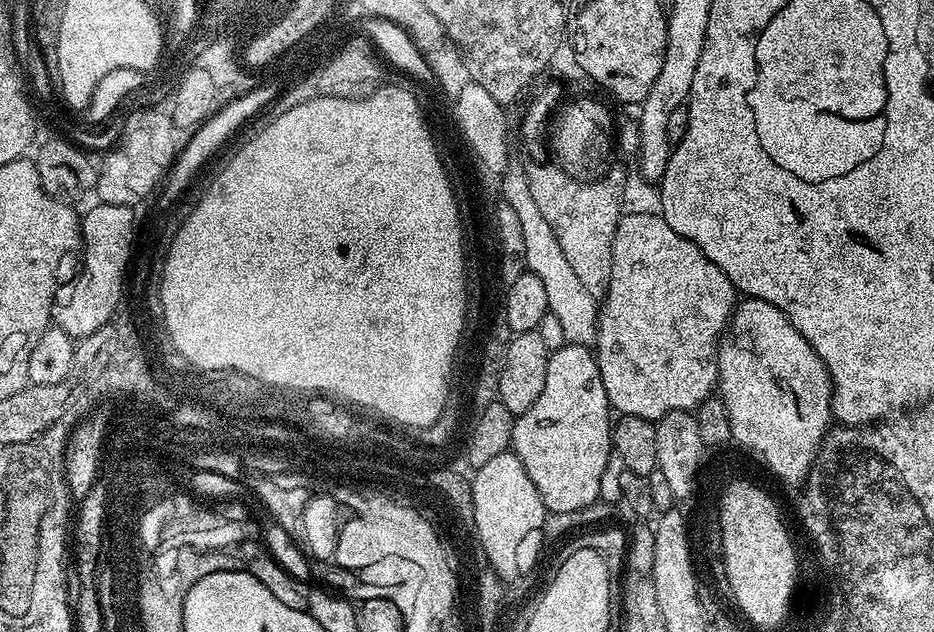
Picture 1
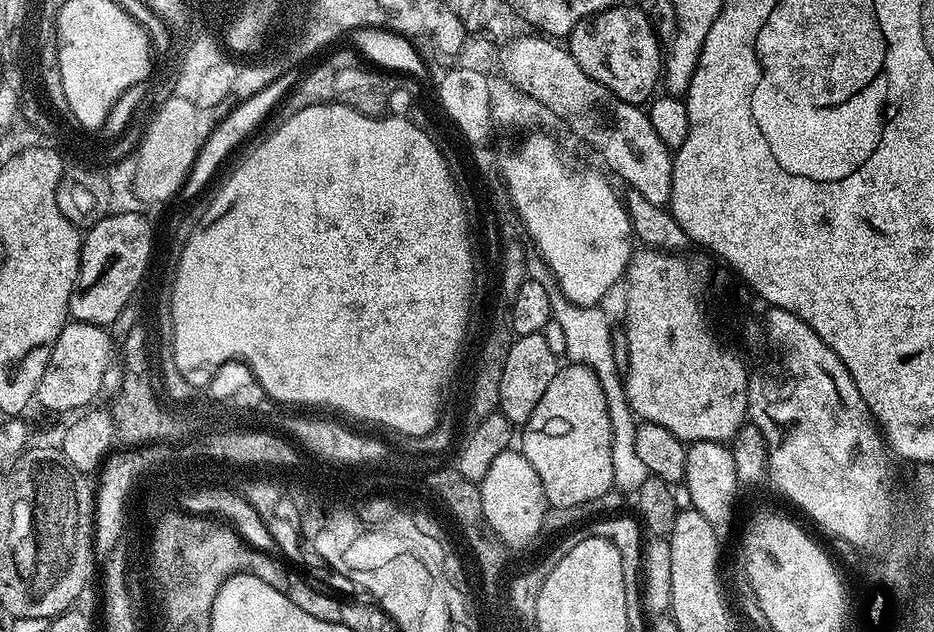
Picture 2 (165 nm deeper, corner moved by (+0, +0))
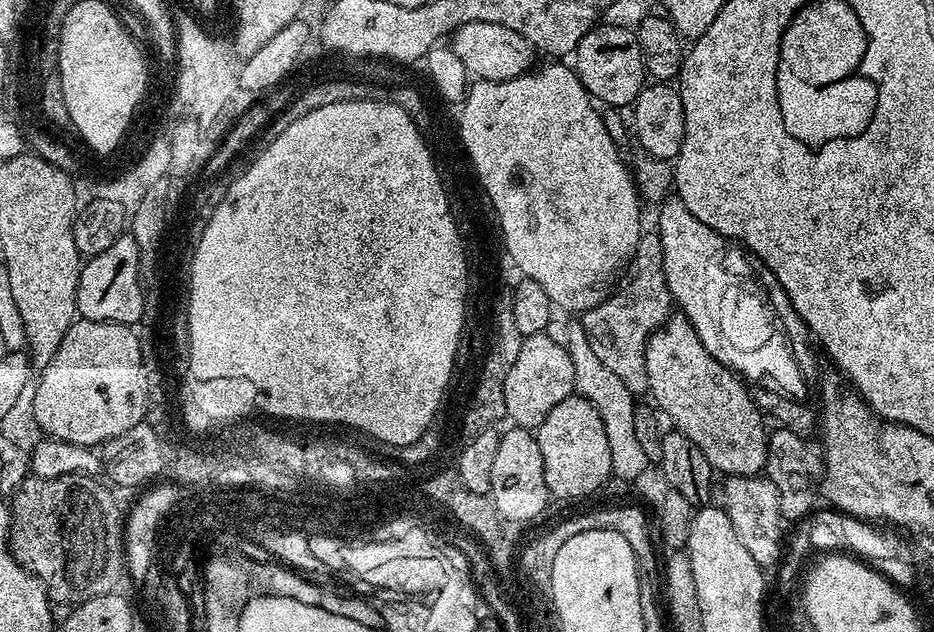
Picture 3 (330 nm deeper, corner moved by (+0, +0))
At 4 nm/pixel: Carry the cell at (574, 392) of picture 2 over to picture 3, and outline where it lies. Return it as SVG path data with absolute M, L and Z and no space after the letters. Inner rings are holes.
M573 394L558 402L534 435L542 450L546 486L555 499L557 496L560 500L580 500L610 480L610 442L606 442L606 430L602 418L598 418L598 410L594 410L585 396Z

